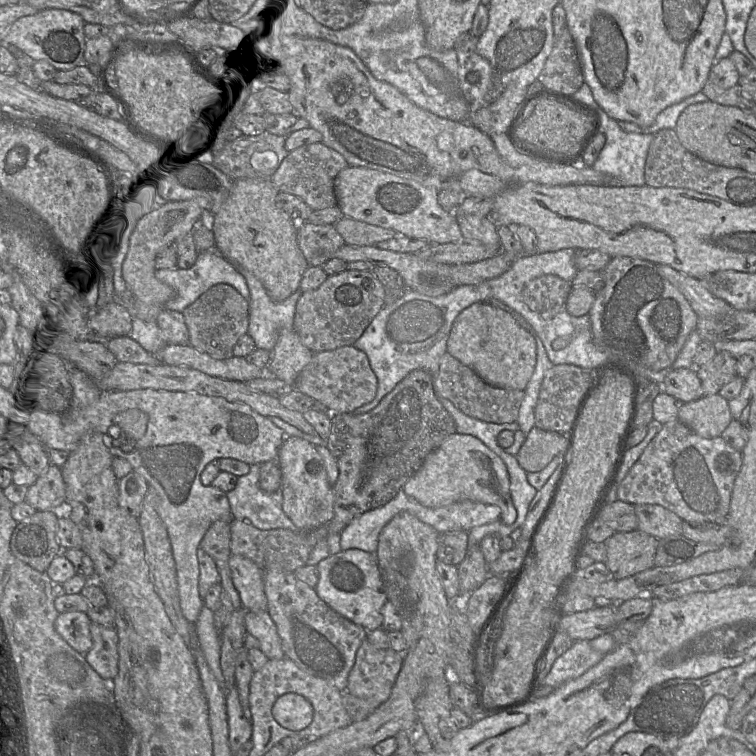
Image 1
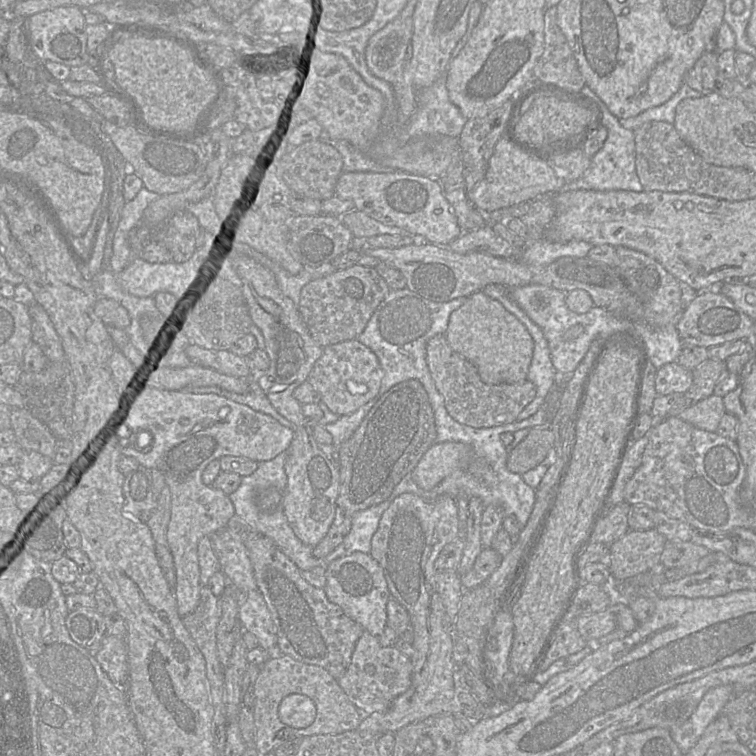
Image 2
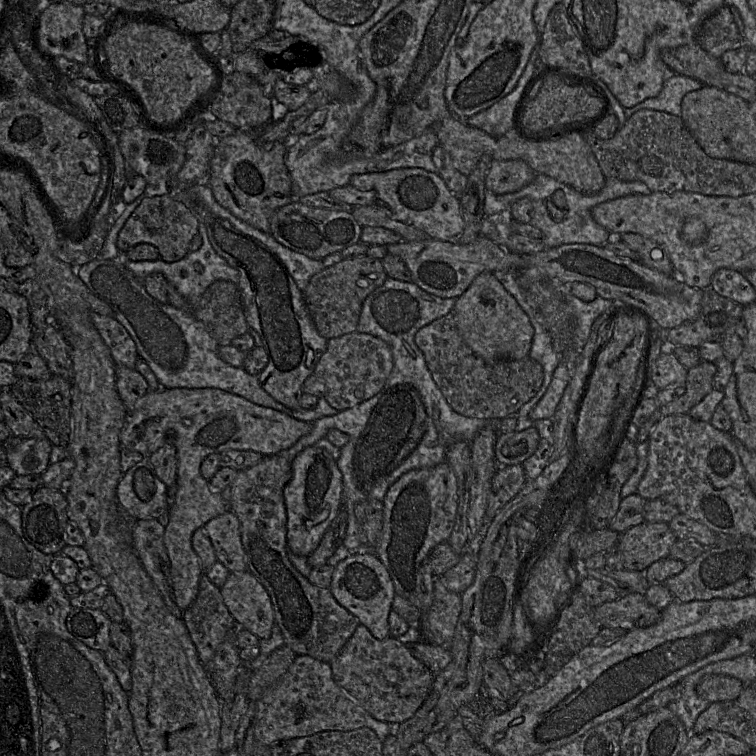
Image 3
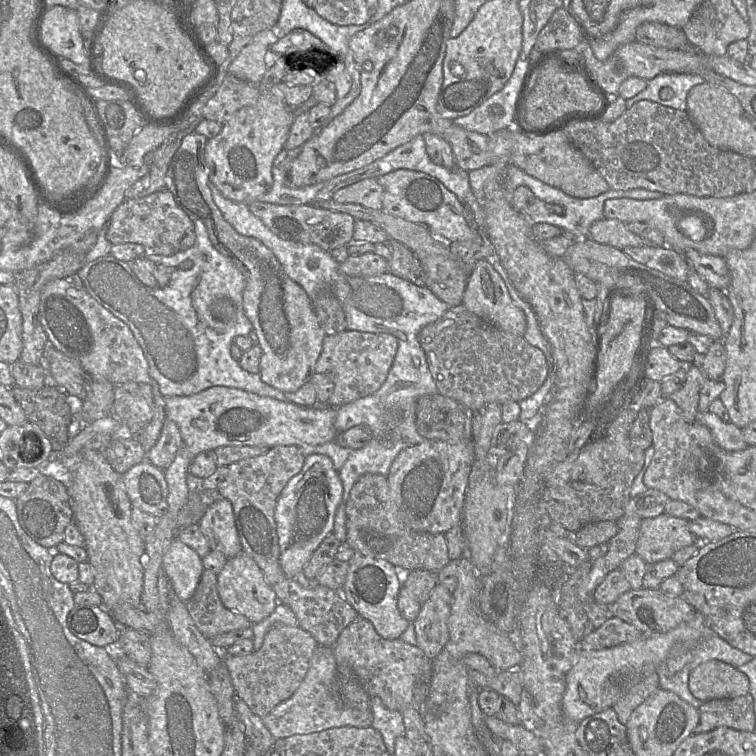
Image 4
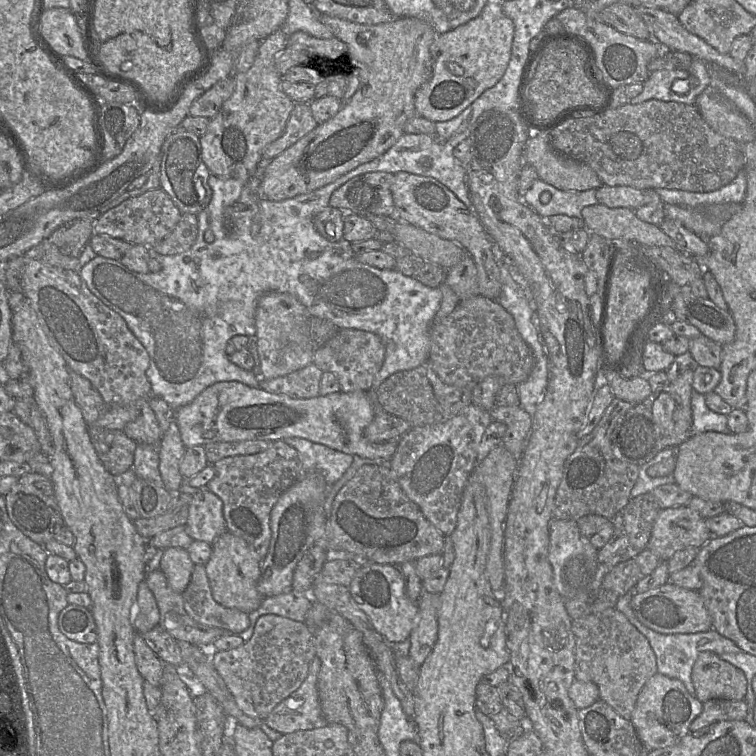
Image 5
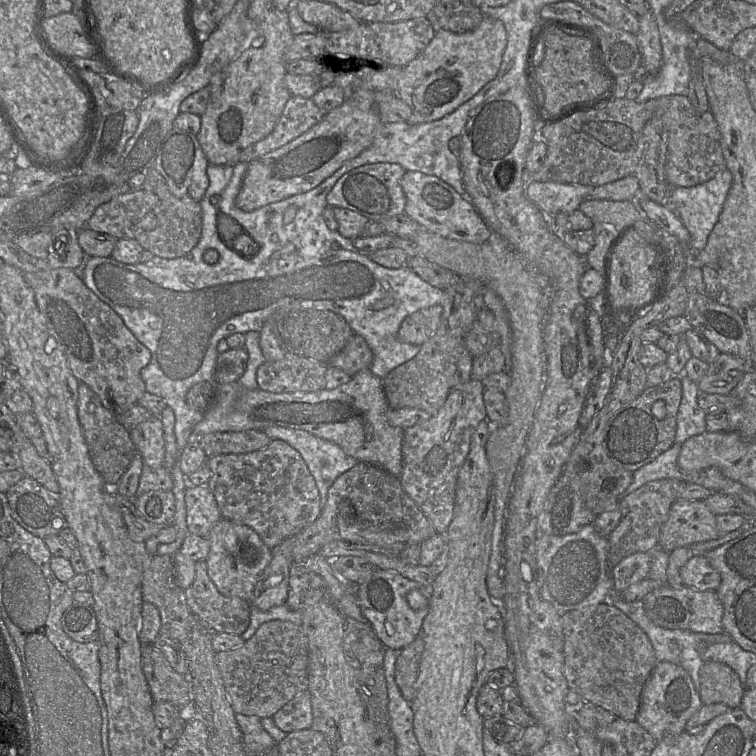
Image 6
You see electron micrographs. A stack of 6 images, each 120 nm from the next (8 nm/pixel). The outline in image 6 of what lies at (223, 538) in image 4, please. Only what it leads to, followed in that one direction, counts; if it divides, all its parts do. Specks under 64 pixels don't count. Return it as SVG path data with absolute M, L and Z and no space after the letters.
M187 485L184 494L189 534L207 537L222 518L216 500L207 485Z

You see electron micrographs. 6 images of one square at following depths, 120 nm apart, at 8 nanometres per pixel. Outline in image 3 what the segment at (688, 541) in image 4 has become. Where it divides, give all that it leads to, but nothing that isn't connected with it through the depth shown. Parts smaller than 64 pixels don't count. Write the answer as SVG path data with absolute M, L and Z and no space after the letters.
M643 522L620 534L615 550L623 556L624 570L643 572L654 562L669 557L671 547L676 540L668 523Z

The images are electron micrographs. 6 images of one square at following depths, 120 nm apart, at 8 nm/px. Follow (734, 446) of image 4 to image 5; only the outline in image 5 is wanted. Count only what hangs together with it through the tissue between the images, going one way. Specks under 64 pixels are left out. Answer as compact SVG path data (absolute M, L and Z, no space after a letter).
M692 390L691 409L690 437L704 432L730 433L727 427L727 416L711 411L705 403L705 395Z

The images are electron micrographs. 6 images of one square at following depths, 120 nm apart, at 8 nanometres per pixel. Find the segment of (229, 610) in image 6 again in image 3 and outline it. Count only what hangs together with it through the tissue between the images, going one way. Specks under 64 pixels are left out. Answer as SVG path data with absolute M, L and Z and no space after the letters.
M202 574L197 597L183 612L182 620L195 645L199 660L205 669L213 659L218 645L239 628L223 602L220 588L209 580L207 574Z

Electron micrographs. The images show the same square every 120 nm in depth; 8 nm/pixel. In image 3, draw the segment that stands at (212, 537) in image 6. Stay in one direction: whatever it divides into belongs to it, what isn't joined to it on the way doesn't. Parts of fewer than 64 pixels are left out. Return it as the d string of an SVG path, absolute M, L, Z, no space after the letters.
M250 571L231 572L220 587L220 593L239 628L250 631L259 639L268 639L271 636L272 627L275 624L271 598L264 586Z

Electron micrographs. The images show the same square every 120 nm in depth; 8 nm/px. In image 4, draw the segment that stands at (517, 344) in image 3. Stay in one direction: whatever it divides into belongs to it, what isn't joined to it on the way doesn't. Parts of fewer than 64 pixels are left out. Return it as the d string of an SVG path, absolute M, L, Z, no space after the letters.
M486 259L476 262L467 281L462 304L482 320L506 332L517 336L523 336L525 333L525 313L513 302L503 279Z

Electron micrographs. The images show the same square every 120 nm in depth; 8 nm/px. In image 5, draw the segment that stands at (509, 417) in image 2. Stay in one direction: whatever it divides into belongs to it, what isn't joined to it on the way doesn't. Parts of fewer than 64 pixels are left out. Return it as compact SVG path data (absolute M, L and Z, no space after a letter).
M476 295L461 300L449 315L437 319L430 329L429 364L438 377L448 385L474 389L490 375L501 378L504 383L518 385L529 377L534 363L533 353L519 334L514 318L494 299Z

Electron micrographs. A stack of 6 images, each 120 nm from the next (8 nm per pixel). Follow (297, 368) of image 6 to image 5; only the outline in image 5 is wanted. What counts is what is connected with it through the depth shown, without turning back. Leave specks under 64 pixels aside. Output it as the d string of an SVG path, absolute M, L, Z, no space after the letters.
M312 362L285 376L261 379L259 388L273 394L285 394L293 398L313 398L320 395L322 374L323 371Z

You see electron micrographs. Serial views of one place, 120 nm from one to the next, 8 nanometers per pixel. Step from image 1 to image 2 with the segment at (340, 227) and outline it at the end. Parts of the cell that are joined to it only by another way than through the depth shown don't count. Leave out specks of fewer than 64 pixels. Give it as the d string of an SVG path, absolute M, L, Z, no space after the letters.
M356 209L347 212L340 219L361 246L365 246L367 238L380 234L410 235L400 227L385 225Z

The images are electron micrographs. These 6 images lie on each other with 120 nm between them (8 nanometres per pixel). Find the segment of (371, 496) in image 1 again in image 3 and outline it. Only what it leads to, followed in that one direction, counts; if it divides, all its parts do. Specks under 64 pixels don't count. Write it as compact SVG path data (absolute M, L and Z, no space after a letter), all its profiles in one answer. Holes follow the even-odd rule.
M407 384L389 390L373 411L353 456L353 477L365 492L385 479L418 446L426 430L427 413L416 389ZM341 508L324 533L316 550L308 556L308 563L313 568L327 564L328 559L343 544L348 524L348 513Z

